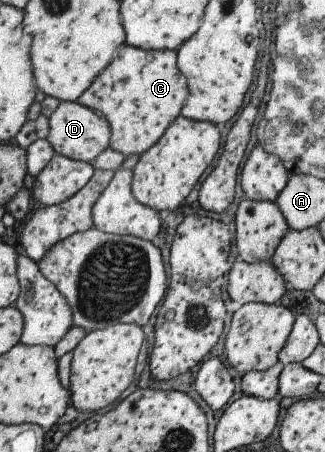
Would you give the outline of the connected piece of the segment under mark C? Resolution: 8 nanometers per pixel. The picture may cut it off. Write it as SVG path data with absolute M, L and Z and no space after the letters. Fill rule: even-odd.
M123 44L117 56L102 70L78 98L107 119L112 135L110 148L126 157L142 155L163 136L181 115L188 95L188 80L179 70L176 51L147 50Z

